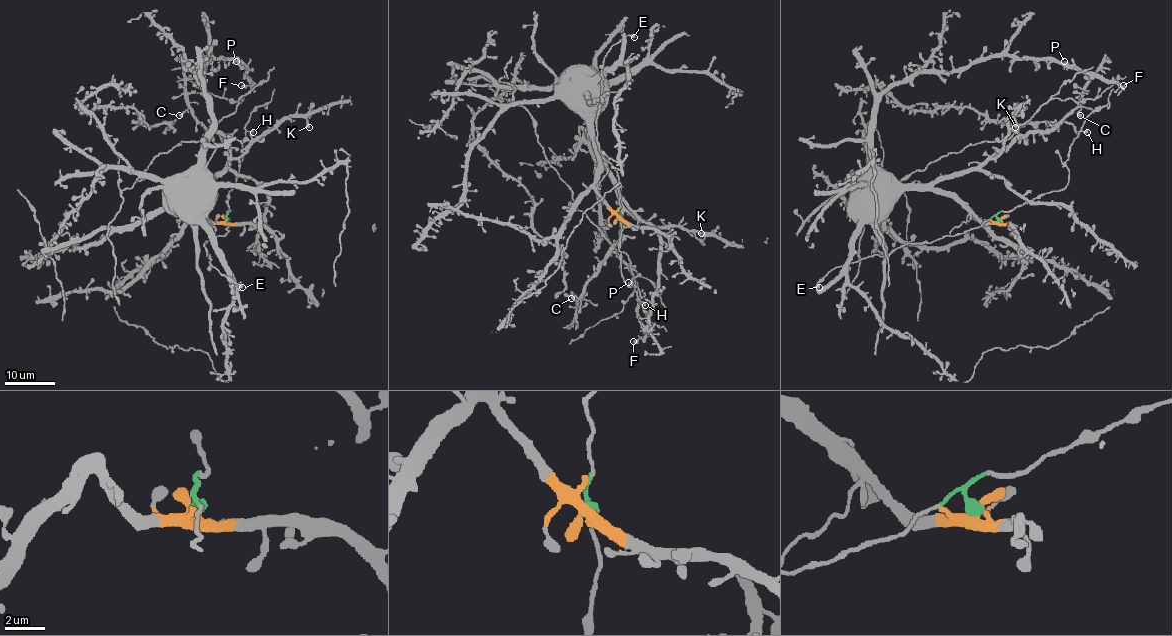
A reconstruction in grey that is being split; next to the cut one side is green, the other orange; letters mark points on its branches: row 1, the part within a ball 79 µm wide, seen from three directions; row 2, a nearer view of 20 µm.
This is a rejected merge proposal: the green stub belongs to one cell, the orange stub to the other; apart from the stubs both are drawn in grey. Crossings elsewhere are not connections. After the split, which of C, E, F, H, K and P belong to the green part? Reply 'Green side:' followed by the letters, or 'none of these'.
Green side: E, H

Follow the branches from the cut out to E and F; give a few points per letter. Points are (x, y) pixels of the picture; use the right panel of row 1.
E: (999, 221), (992, 216), (952, 236), (904, 243), (885, 256), (833, 267), (817, 284), (819, 288)
F: (999, 221), (903, 188), (876, 165), (875, 102), (922, 71), (1009, 56), (1123, 85)

